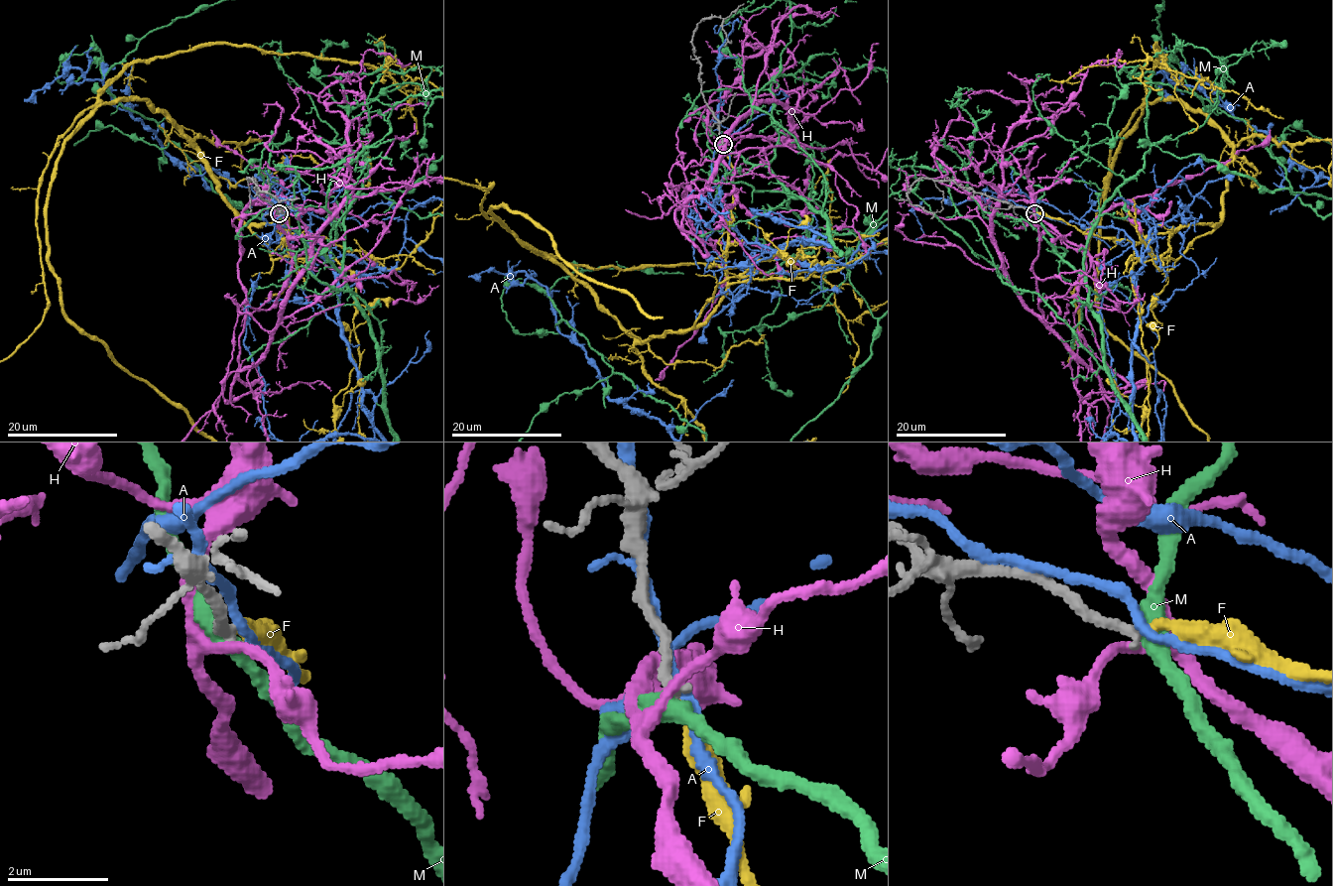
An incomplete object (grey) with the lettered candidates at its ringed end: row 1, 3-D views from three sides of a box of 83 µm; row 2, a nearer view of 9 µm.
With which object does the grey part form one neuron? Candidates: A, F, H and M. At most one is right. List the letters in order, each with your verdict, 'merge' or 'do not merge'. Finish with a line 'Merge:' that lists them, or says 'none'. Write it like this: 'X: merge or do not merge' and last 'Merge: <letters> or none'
A: do not merge
F: merge
H: do not merge
M: do not merge
Merge: F

